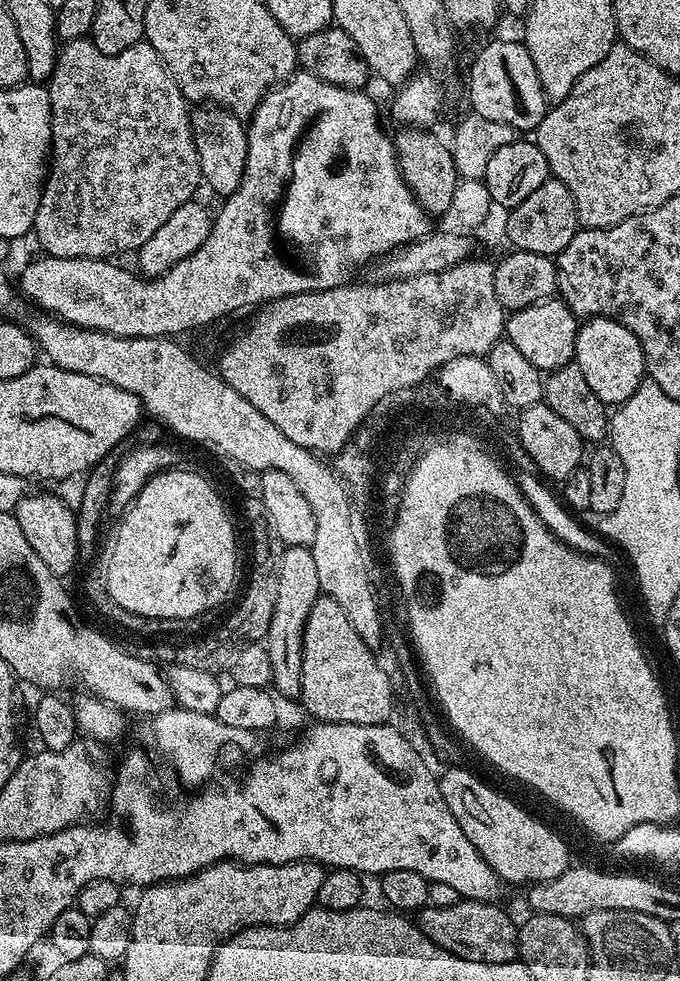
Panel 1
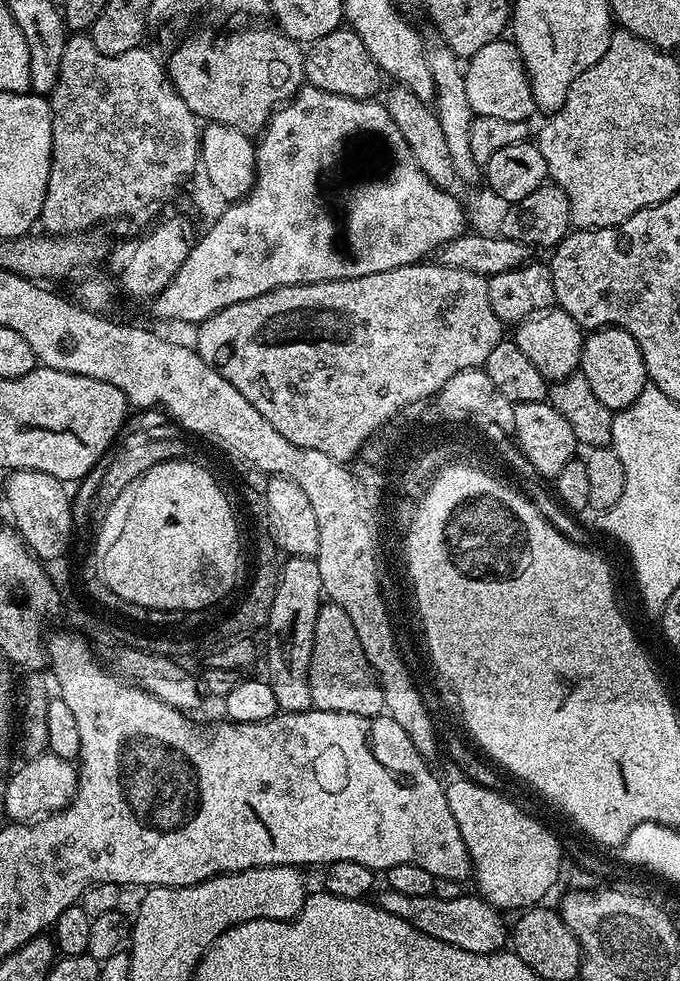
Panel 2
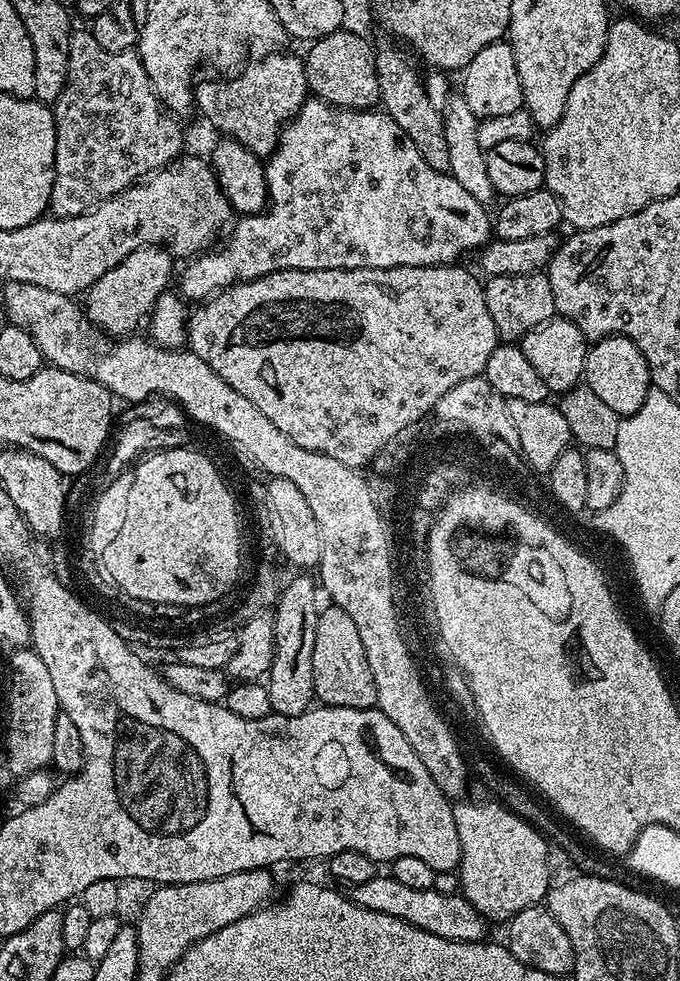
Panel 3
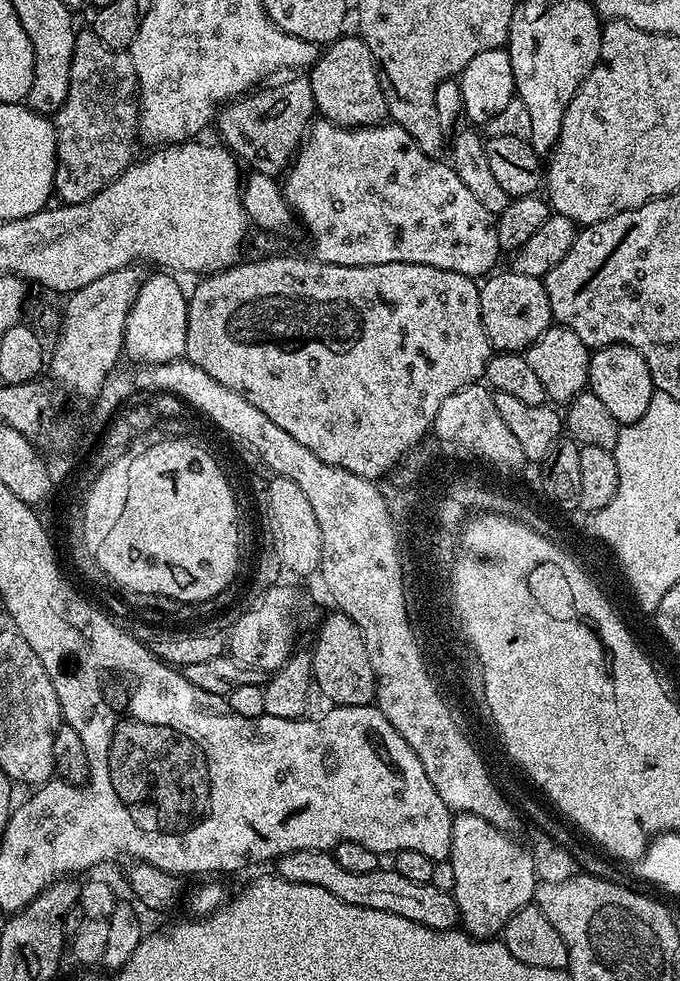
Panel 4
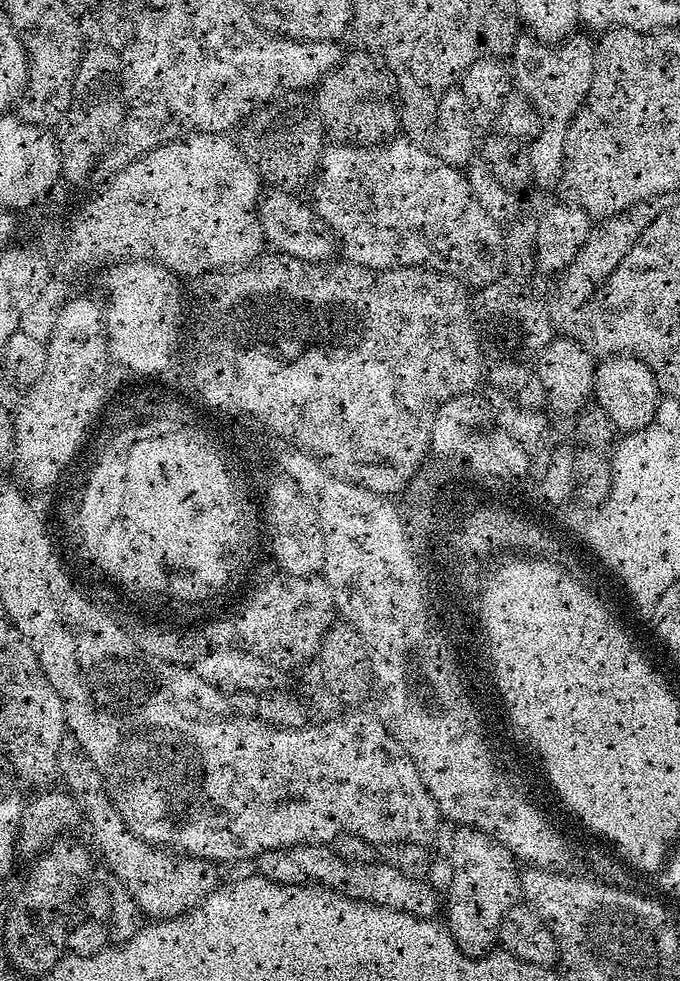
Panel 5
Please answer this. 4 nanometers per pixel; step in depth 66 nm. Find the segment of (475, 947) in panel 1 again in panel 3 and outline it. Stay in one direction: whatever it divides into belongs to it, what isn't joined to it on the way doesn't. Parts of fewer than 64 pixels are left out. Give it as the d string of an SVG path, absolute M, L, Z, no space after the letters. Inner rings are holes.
M377 874L370 882L353 884L350 888L350 899L366 910L374 910L382 914L390 914L390 918L398 918L402 922L410 922L410 926L418 926L426 930L426 934L438 934L438 938L446 938L454 942L483 941L486 921L474 906L462 894L442 894L435 888L430 890L414 890L398 882L390 874Z

